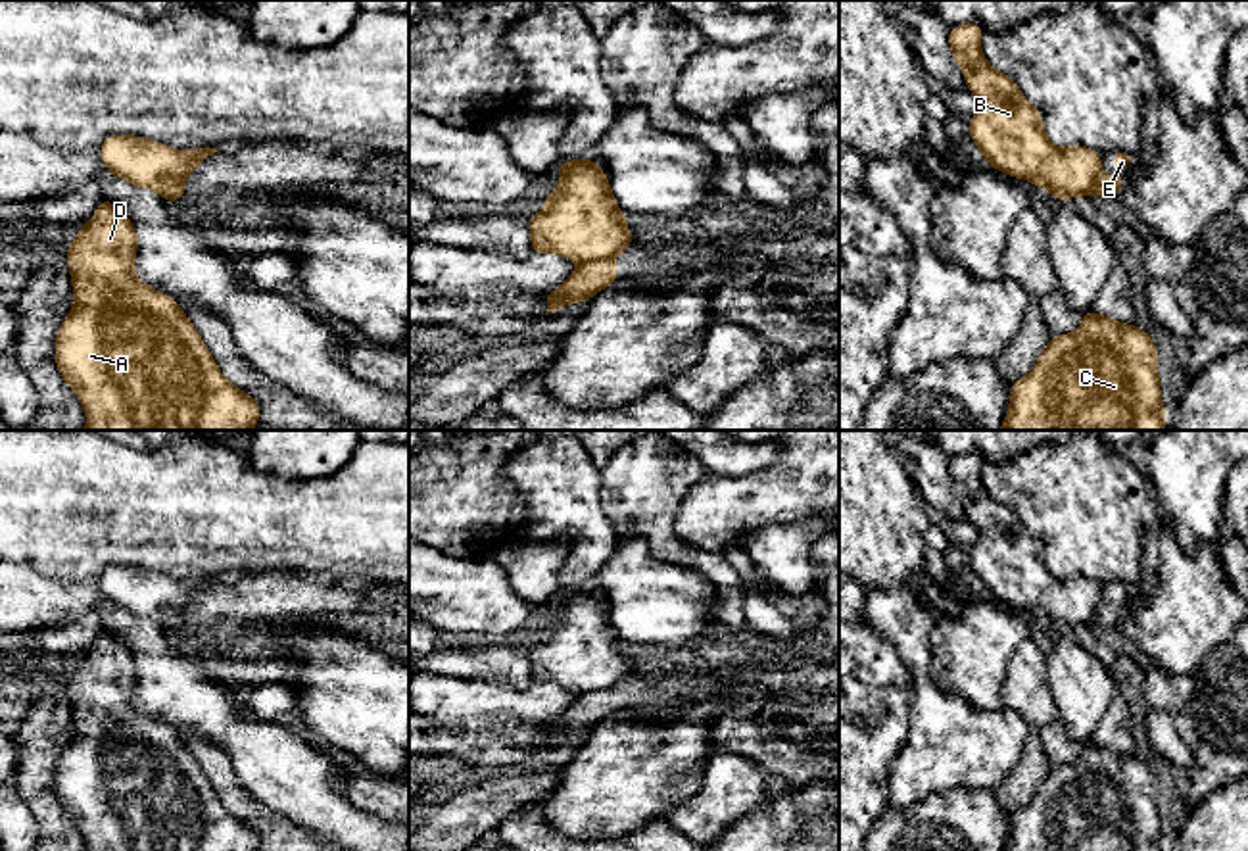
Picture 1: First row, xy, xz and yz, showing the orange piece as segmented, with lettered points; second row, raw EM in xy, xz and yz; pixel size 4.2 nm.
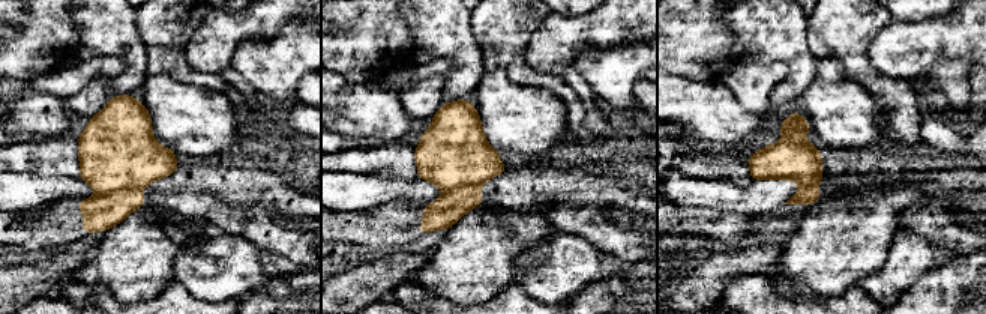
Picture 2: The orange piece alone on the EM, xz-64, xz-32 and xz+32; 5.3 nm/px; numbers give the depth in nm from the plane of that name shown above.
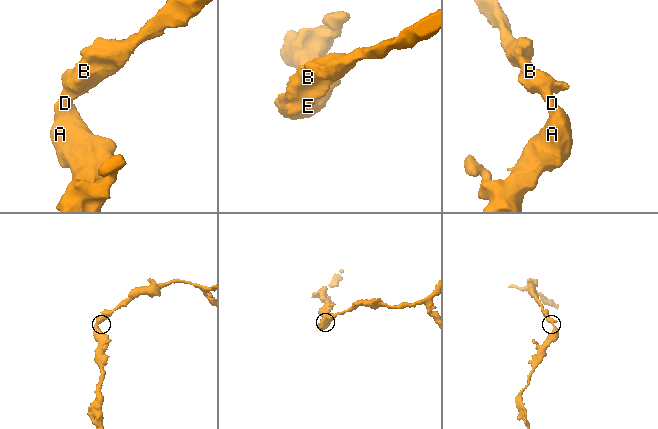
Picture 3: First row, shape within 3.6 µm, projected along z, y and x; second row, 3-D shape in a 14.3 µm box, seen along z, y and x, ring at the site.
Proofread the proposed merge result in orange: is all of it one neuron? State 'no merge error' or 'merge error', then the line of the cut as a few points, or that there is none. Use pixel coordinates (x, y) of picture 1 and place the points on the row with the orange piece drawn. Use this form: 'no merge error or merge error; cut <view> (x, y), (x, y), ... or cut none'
merge error; cut xz (613, 256), (580, 264)

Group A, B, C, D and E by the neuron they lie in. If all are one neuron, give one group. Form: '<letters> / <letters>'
A B C D / E

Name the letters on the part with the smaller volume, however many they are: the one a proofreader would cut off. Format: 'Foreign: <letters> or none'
Foreign: E

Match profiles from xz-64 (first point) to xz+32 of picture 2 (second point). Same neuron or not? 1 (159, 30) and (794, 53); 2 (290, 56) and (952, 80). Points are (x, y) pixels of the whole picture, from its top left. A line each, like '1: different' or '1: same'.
1: different
2: same

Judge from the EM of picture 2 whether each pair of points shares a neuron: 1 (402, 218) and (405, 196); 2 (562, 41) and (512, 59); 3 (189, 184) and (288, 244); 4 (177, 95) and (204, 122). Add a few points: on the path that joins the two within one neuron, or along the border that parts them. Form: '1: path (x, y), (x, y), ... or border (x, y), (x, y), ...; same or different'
1: border (438, 197), (420, 209), (405, 203), (369, 209); different
2: border (521, 54), (530, 66), (553, 75); different
3: path (213, 193), (242, 202), (264, 220); same
4: path (183, 101), (198, 116); same

